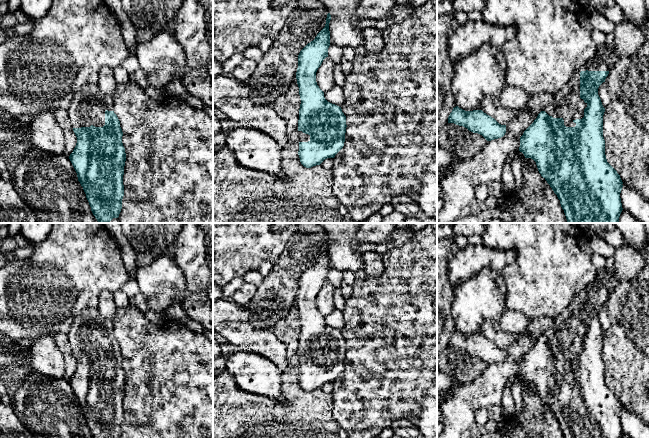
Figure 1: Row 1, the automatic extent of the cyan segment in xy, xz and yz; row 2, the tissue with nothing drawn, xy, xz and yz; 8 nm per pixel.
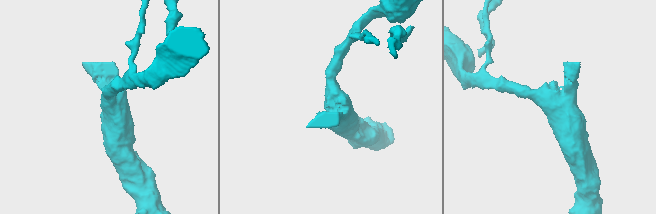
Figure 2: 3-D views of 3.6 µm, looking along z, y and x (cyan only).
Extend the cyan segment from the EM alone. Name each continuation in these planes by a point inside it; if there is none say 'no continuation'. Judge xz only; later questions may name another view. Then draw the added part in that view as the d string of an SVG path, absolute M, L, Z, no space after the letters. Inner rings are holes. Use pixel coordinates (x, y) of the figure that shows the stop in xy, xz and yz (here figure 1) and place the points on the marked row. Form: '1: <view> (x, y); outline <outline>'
1: xz (302, 137); outline M298 131L296 135L299 142L308 142L310 141L310 135L303 133L302 131Z

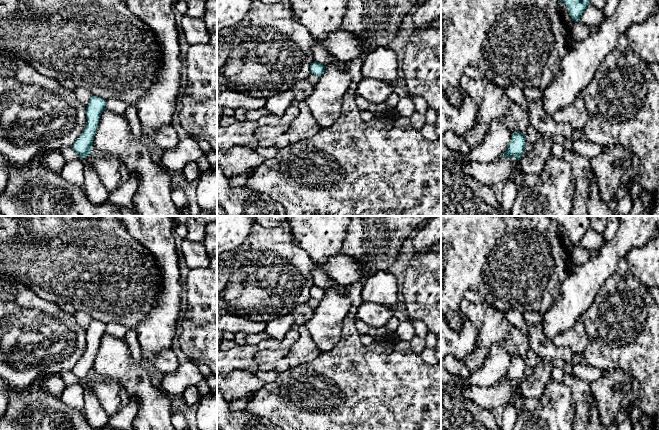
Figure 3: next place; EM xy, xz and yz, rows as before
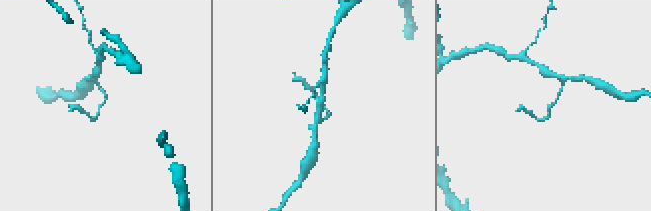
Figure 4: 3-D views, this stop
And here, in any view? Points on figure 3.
no continuation

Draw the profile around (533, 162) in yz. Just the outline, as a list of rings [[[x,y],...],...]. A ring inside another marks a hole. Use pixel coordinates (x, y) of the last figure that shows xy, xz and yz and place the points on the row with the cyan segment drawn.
[[[542,136],[531,152],[519,158],[521,172],[523,174],[540,174],[545,167],[546,160],[552,153],[552,147],[552,137]]]

